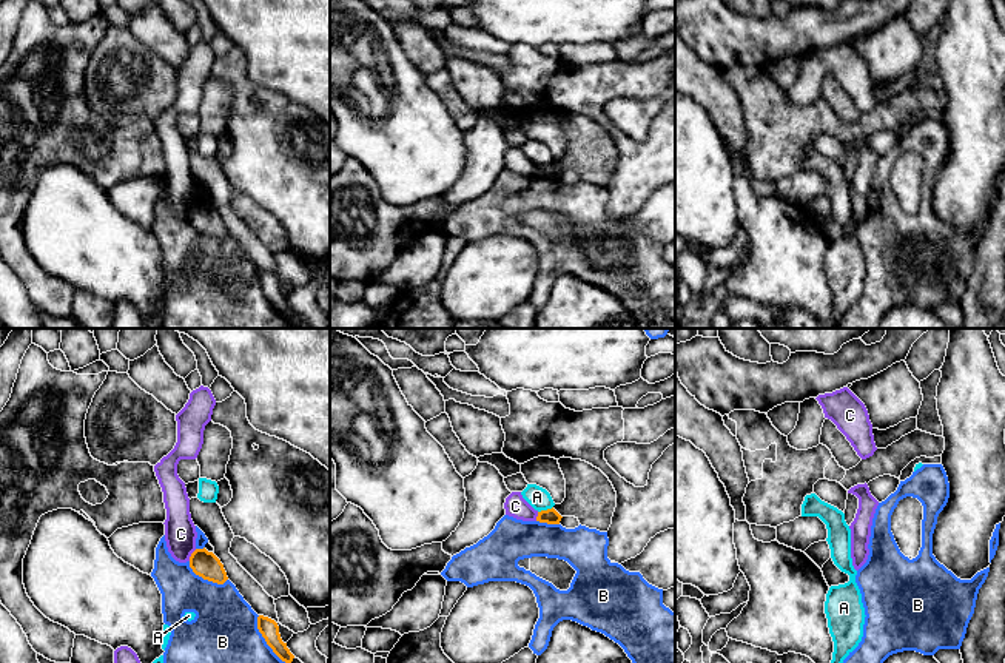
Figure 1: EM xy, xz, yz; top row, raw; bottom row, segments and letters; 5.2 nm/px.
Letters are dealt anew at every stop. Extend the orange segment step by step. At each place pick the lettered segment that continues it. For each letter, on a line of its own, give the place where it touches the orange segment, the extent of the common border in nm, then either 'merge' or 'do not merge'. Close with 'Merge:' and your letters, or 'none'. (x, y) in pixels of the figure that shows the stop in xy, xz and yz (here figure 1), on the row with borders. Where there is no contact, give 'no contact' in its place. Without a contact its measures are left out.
A: xz (544, 511) | 90 nm | do not merge
B: xy (265, 640) | 280 nm | do not merge
C: xy (191, 555) | 80 nm | do not merge
Merge: none

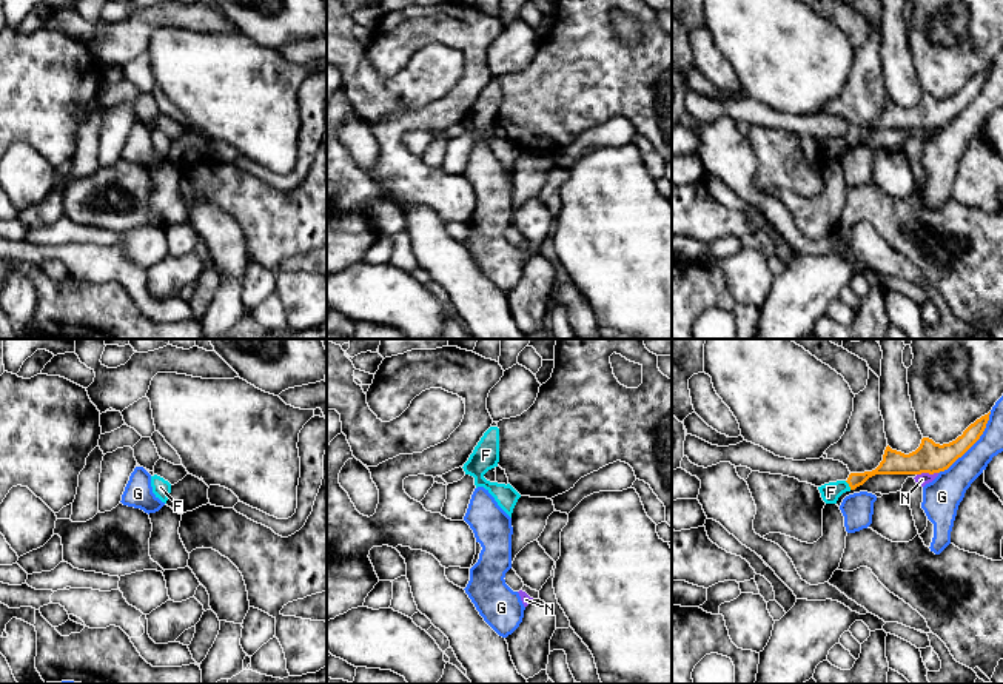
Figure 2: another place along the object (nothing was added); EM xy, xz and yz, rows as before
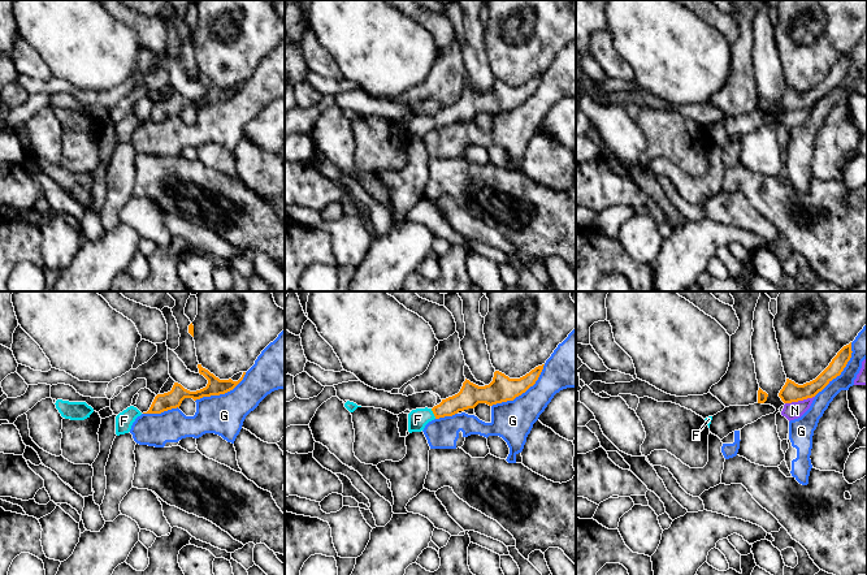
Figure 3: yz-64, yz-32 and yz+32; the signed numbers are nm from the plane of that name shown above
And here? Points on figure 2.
F: yz (849, 486) | 60 nm | merge
G: yz (971, 445) | 420 nm | do not merge
N: yz (926, 472) | 110 nm | do not merge
Merge: F

